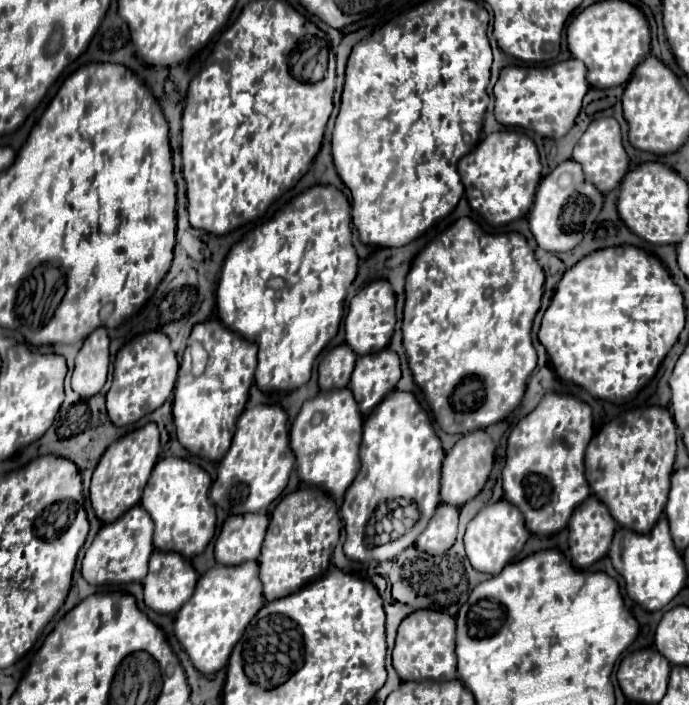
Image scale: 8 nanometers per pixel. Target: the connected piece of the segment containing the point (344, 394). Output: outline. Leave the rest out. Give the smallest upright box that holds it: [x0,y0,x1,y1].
[290,388,362,498]

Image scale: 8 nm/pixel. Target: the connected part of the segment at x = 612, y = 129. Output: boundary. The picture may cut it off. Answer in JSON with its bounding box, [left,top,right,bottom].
[572,118,628,192]

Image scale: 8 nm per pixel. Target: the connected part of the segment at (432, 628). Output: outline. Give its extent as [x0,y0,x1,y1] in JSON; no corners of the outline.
[392,610,456,680]

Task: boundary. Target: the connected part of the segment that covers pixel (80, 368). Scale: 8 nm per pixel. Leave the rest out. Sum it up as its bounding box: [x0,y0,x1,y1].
[72,328,110,398]

